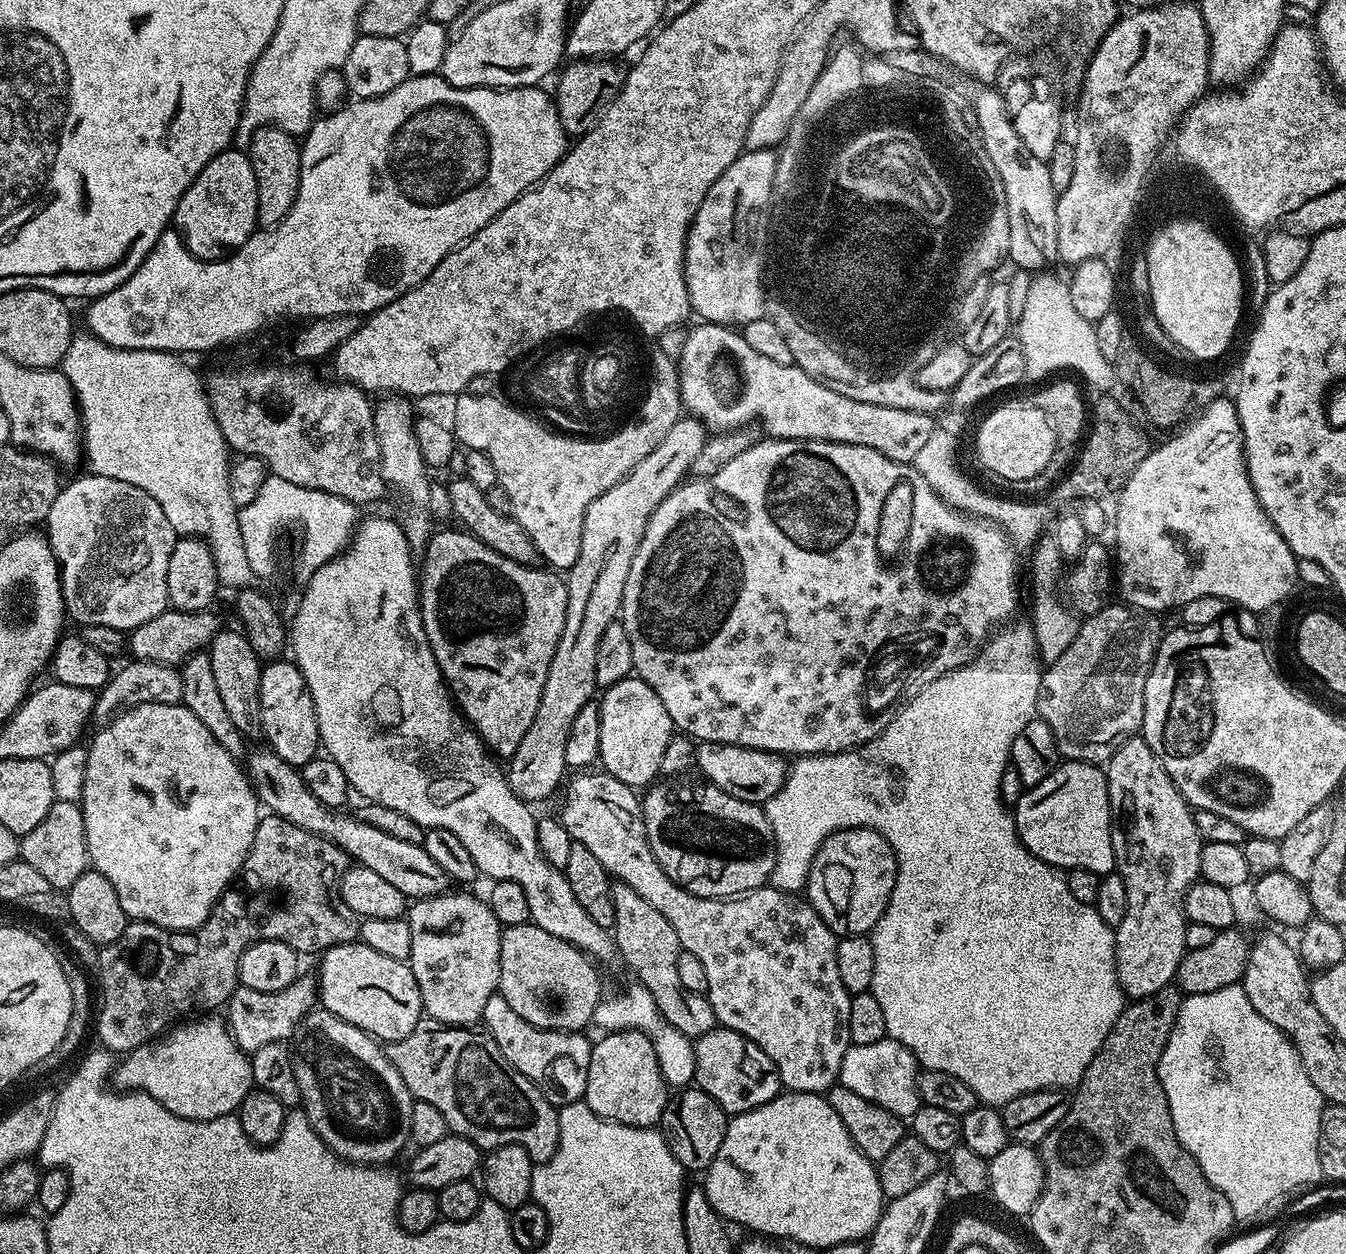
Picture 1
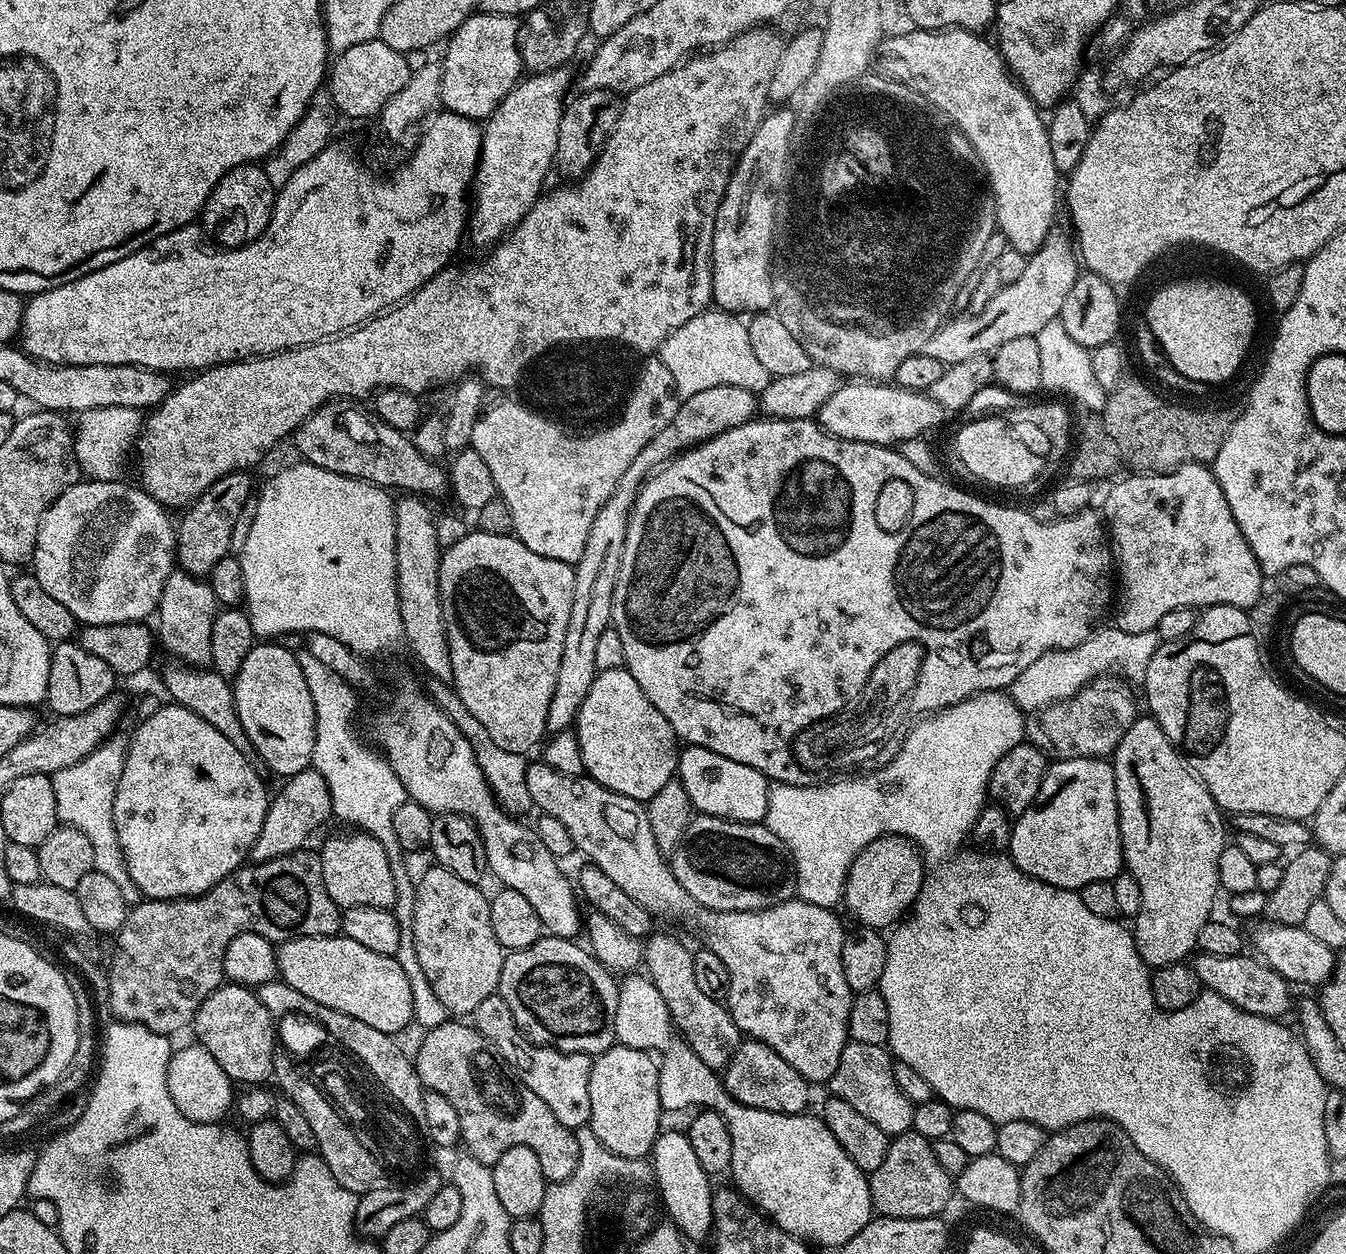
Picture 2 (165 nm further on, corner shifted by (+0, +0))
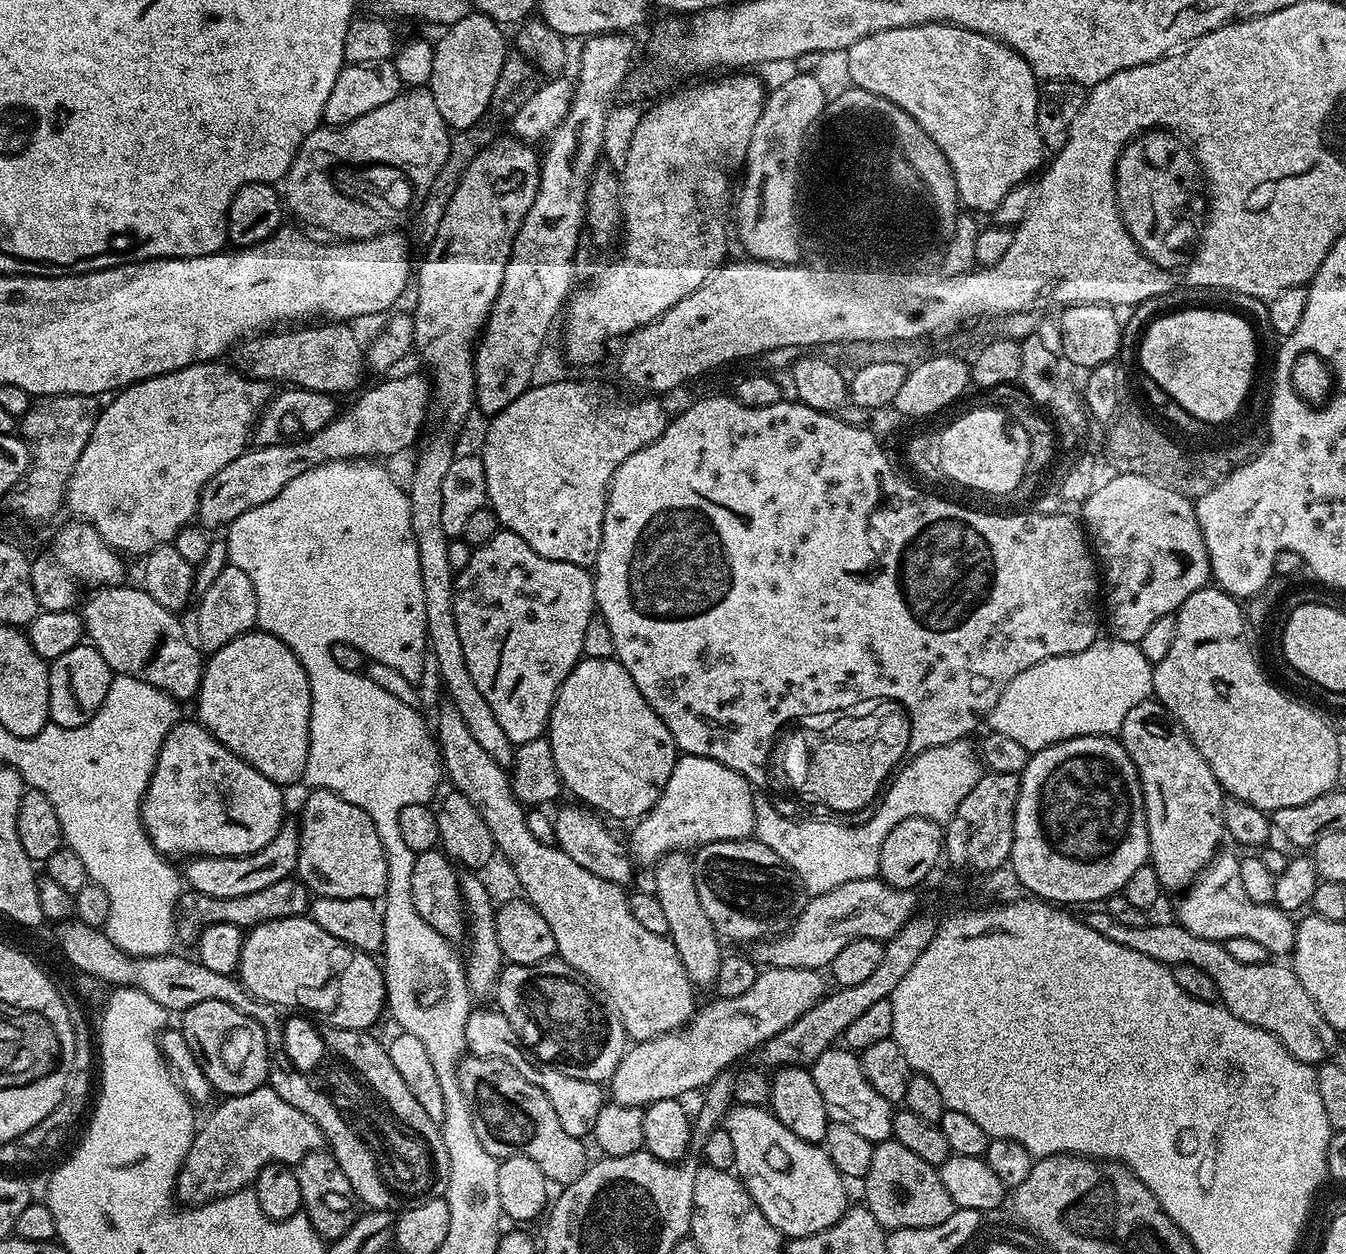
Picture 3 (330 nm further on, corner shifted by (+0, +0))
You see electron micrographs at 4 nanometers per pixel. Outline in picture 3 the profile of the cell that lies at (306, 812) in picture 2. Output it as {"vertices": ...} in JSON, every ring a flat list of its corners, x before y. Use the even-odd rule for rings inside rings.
{"vertices":[[288,822,279,834,262,850,248,856,194,856,183,861,182,880,191,891,210,898,242,898,242,894,255,894,274,882,289,879,295,873,300,850,300,834,295,823]]}

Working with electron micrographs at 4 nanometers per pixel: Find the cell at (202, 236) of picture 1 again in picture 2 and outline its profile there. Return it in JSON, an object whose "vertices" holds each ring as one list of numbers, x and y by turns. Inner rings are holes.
{"vertices":[[259,163,240,164,231,168,214,186,210,198,204,204,202,221,204,228,217,240,217,245,225,249,241,248,256,240,264,231,272,217,272,207,276,201,277,189,273,188,270,178,266,178]]}

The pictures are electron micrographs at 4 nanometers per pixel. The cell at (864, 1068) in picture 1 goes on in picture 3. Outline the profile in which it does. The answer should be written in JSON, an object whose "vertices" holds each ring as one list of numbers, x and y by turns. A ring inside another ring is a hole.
{"vertices":[[844,1046,828,1048,810,1065,810,1071,814,1083,818,1085,818,1091,822,1094,822,1102,826,1102,831,1123,850,1126,874,1146,883,1140,892,1139,894,1106,889,1100,882,1098,882,1094,878,1094,874,1086,870,1086,860,1065,860,1057,855,1051]]}

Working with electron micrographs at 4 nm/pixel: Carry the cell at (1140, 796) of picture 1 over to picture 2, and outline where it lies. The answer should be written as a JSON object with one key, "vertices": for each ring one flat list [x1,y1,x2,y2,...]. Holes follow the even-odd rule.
{"vertices":[[1137,715,1130,730,1122,734,1122,742,1118,742,1110,763,1118,798,1118,826,1124,851,1124,868,1138,881,1138,886,1142,886,1142,910,1134,917,1136,949,1149,969,1179,964,1197,951,1198,934,1214,916,1212,907,1216,904,1216,892,1220,888,1218,858,1226,843,1225,817,1210,790,1206,790,1151,715]]}

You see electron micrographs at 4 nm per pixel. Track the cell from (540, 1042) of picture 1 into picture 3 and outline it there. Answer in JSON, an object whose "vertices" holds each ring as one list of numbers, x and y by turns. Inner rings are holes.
{"vertices":[[473,1007,472,1013,466,1018,466,1049,473,1056,493,1056,504,1060,514,1066,514,1070,518,1070,526,1082,534,1082,534,1086,538,1086,538,1090,550,1098,550,1106,554,1106,558,1122,562,1122,566,1134,588,1138,595,1133,596,1119,606,1103,605,1089,603,1092,600,1084,586,1082,582,1078,570,1078,562,1074,560,1068,540,1063,529,1049,521,1045,514,1026,510,1026,510,1022,495,1007]]}

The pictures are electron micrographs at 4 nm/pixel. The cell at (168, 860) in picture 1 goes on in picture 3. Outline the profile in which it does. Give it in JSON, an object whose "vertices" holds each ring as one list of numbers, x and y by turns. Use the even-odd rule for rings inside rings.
{"vertices":[[177,722,162,742,156,769,152,771,144,795,144,829,152,845,166,858,248,856,270,843,285,823,284,796,280,792,283,792,281,785,275,784,241,756,236,756,226,746,222,746,222,742,215,740,203,724]]}

